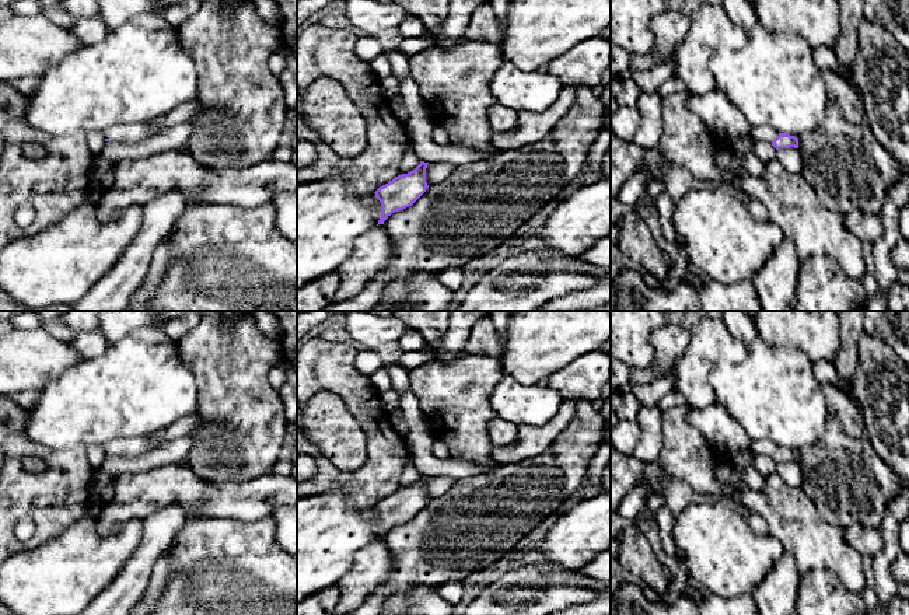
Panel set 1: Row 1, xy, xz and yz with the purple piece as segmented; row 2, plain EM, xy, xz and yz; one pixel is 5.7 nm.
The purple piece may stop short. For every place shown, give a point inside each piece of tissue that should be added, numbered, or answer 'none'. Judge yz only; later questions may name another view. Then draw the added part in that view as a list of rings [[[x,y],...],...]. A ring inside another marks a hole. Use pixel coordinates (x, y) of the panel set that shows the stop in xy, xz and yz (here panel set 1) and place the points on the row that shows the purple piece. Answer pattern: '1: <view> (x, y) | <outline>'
1: yz (765, 133) | [[[765,125],[758,127],[751,127],[749,134],[759,141],[772,144],[772,141],[779,136],[779,132]]]

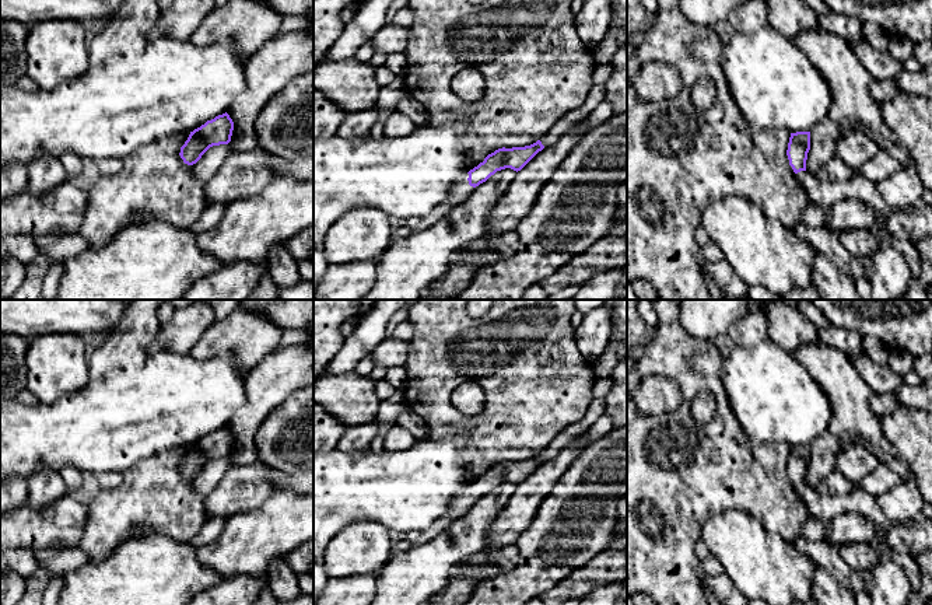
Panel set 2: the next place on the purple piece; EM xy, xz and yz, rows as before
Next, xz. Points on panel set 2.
1: xz (461, 191) | [[[469,174],[459,178],[453,183],[448,197],[441,204],[435,206],[427,216],[407,218],[404,224],[413,231],[423,231],[438,223],[445,214],[460,206],[474,192],[476,188],[469,185],[467,178]]]

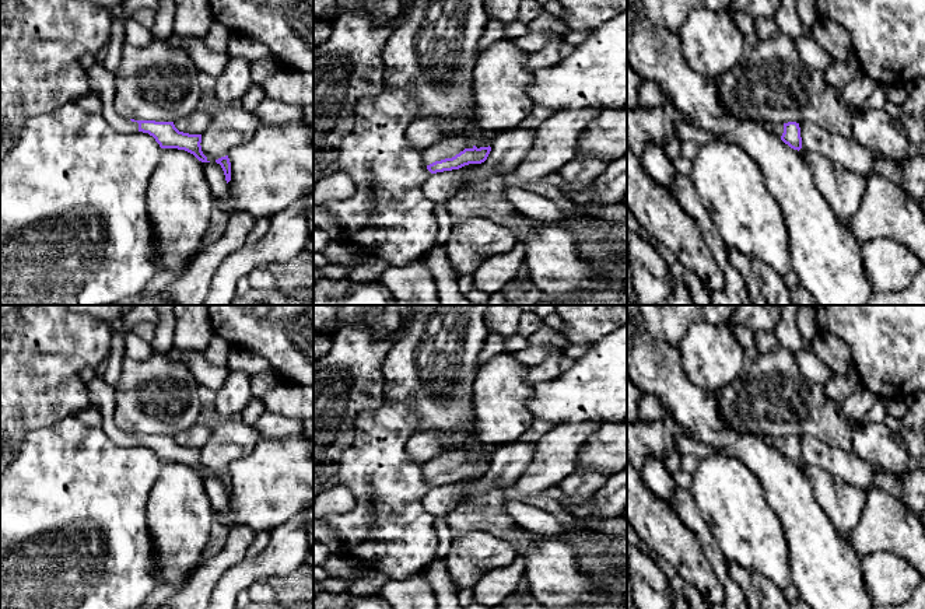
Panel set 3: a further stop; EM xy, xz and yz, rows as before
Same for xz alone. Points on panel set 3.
1: xz (448, 147) | [[[451,136],[444,140],[435,141],[431,147],[423,150],[421,158],[424,165],[430,165],[435,161],[441,161],[445,158],[452,158],[465,148],[473,148],[473,147],[491,147],[491,139],[484,139],[477,143],[473,140],[463,137],[463,136]]]

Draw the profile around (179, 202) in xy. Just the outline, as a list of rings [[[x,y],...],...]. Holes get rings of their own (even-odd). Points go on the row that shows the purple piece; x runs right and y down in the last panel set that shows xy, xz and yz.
[[[162,148],[147,186],[147,213],[164,270],[179,270],[196,258],[211,209],[204,162],[185,150]]]

